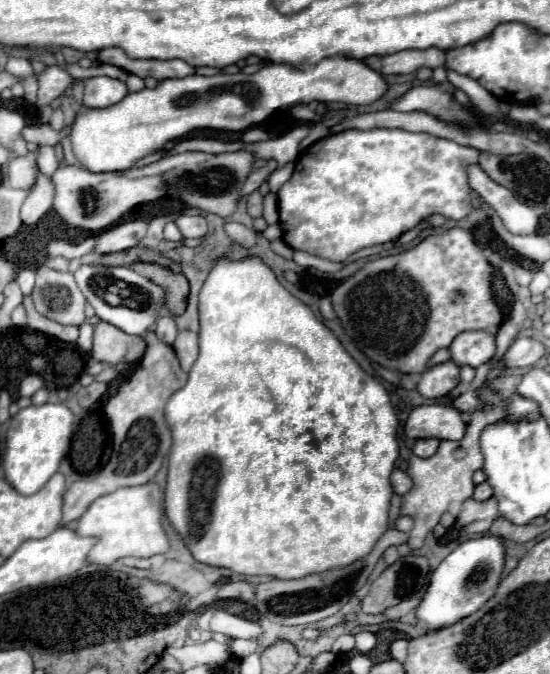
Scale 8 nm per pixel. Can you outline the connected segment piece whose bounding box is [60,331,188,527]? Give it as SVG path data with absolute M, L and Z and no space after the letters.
M148 331L144 339L148 343L148 349L142 357L140 367L132 373L132 377L126 383L120 385L118 393L110 397L104 407L104 413L110 421L112 437L114 437L112 457L108 465L102 467L90 483L76 481L68 487L68 491L64 493L64 505L62 505L62 523L60 523L62 527L68 525L70 521L76 521L90 507L94 499L108 495L120 487L138 487L138 485L148 483L156 475L156 471L162 467L170 451L172 437L164 421L164 407L168 399L180 387L184 387L188 375L182 371L176 359L176 353L170 345L156 339L152 331Z

